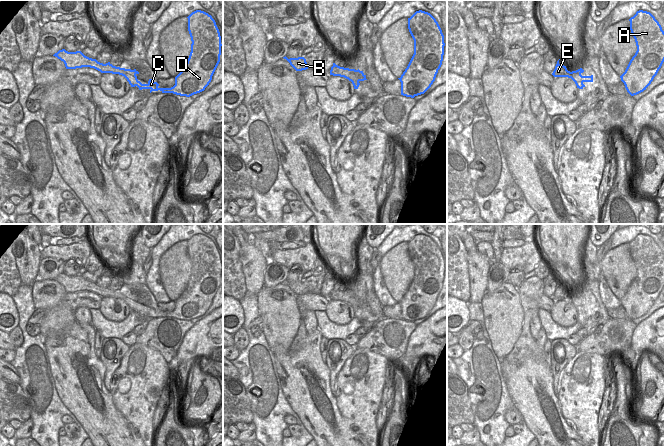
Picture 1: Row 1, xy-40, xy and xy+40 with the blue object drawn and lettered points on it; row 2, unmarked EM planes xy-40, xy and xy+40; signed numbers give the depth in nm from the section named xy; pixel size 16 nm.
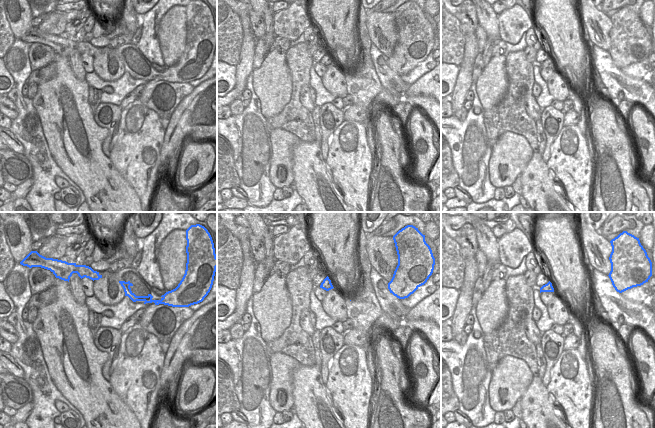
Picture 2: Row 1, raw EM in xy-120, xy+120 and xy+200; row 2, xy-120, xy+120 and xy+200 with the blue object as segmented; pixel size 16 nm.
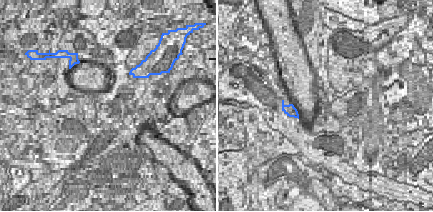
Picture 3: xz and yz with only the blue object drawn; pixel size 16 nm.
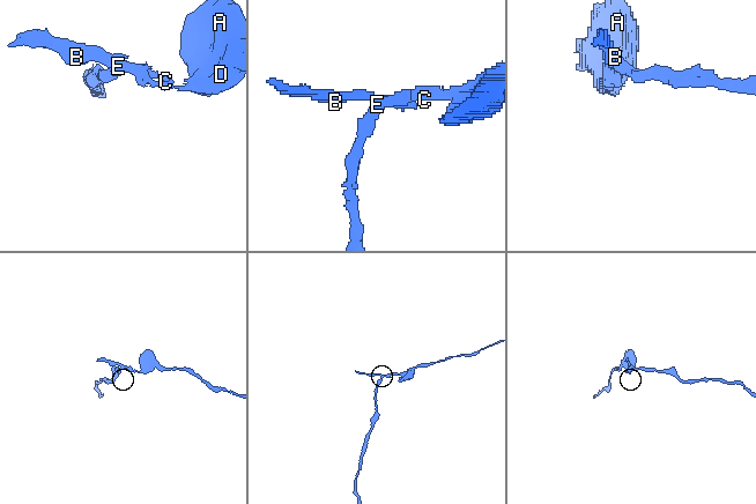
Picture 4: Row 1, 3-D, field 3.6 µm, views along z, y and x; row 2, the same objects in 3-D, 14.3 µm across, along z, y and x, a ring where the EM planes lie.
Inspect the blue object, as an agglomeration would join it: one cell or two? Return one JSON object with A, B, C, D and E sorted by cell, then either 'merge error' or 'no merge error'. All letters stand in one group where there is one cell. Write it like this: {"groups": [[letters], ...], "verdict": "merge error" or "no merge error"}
{"groups": [["A", "B", "C", "D"], ["E"]], "verdict": "merge error"}

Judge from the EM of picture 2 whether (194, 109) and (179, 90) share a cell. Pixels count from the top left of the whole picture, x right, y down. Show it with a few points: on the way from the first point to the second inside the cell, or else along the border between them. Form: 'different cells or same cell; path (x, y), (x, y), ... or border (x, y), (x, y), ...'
different cells; border (194, 87), (178, 104), (171, 116)

